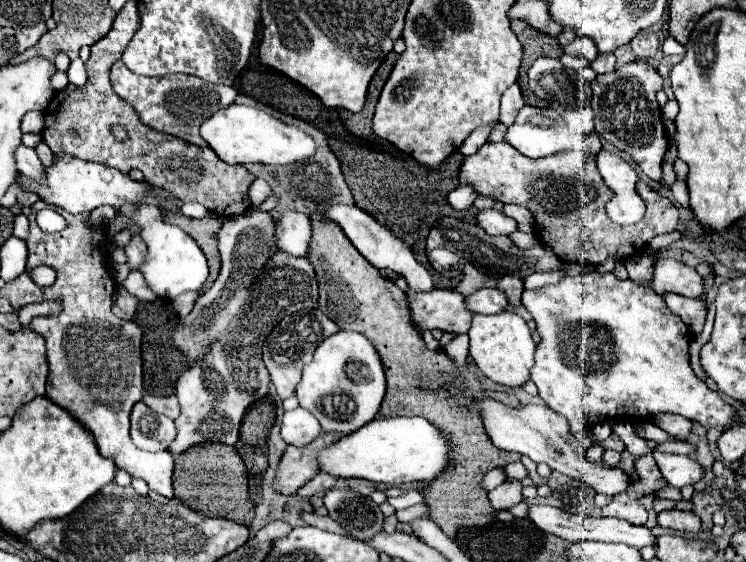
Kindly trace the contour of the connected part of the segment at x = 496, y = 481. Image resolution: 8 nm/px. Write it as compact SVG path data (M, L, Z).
M491 470L491 472L487 472L485 476L483 476L483 488L487 488L487 490L493 490L493 488L497 488L499 484L503 484L507 480L507 476L505 476L505 472L503 470Z

